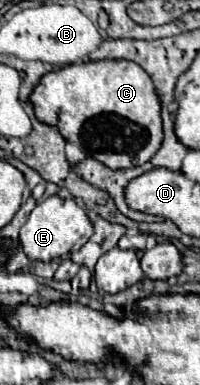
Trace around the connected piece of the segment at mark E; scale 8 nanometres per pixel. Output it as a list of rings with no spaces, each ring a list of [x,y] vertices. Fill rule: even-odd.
[[[53,195],[37,203],[37,207],[31,211],[27,223],[21,227],[21,245],[31,261],[51,261],[81,249],[91,235],[93,223],[85,215],[85,211],[75,203],[75,199],[61,199],[59,195]]]

